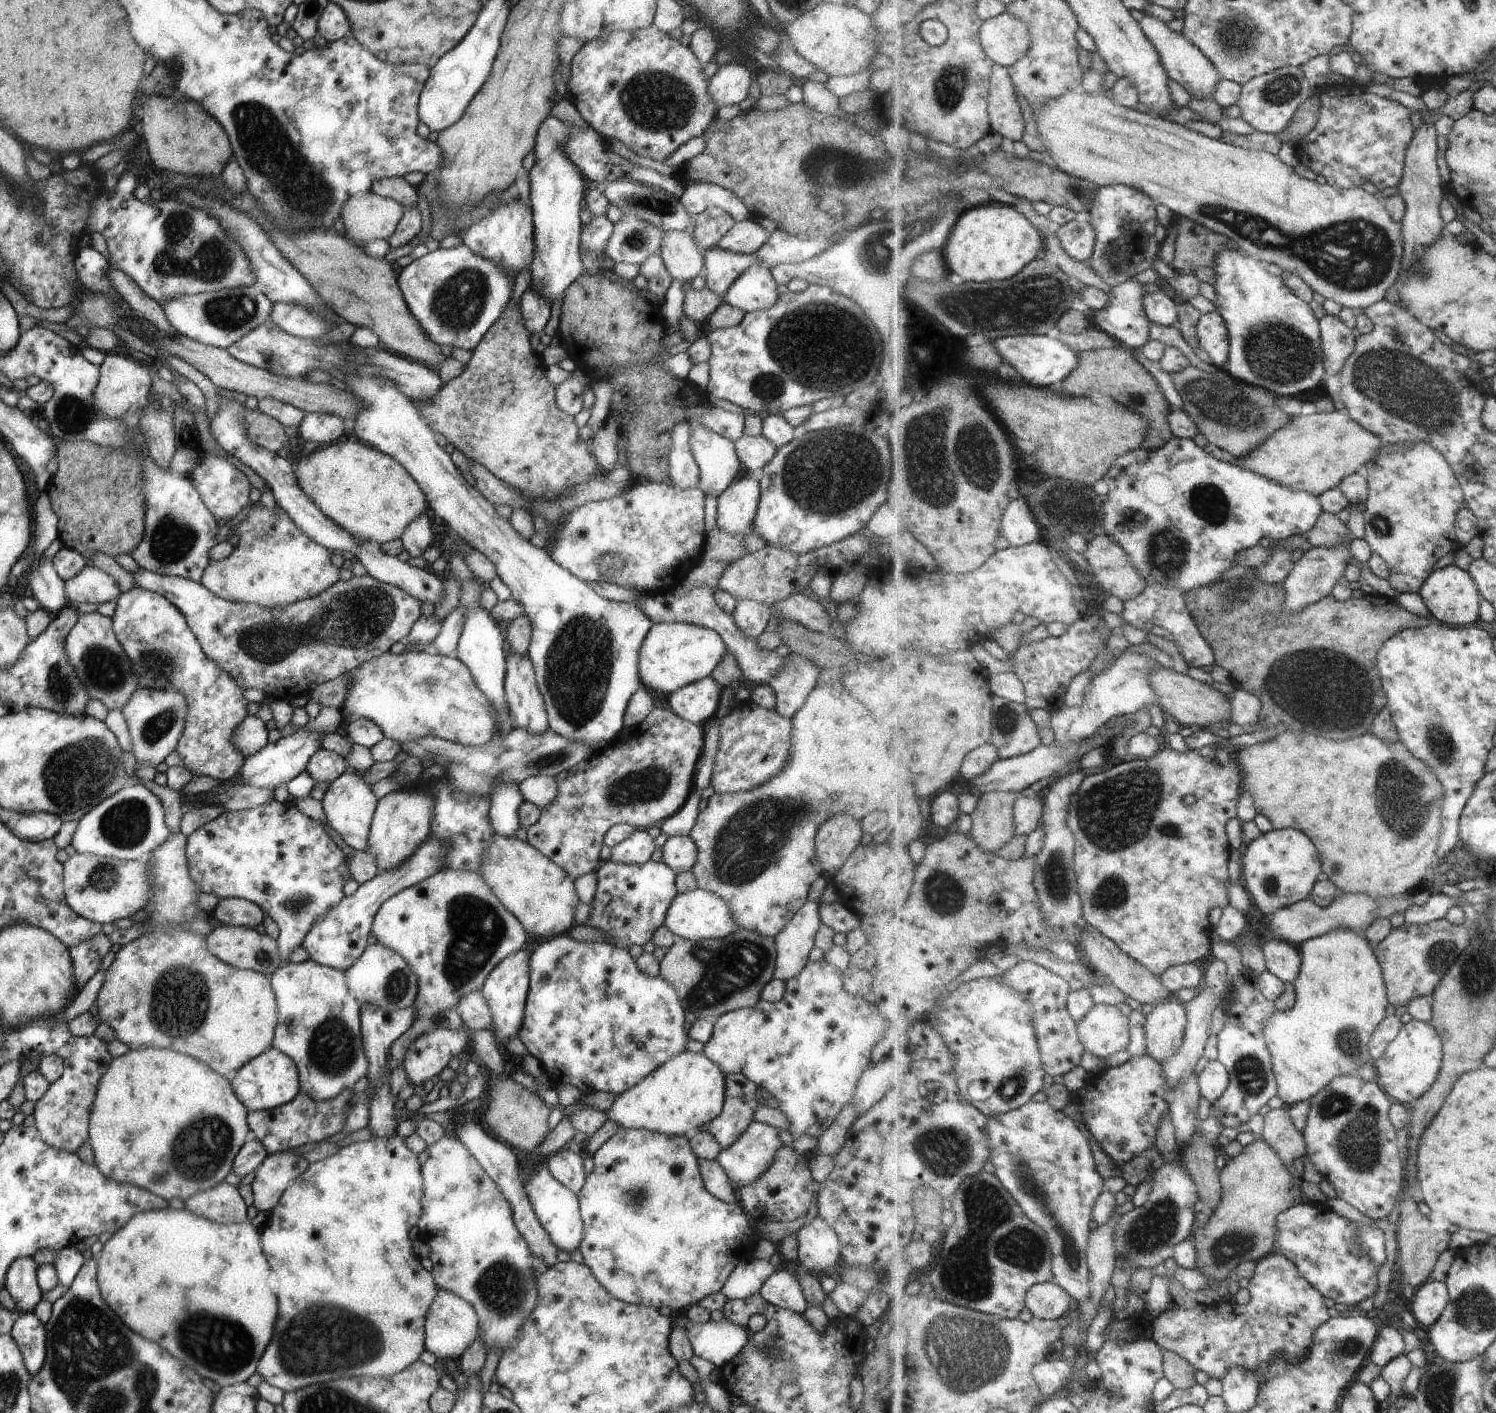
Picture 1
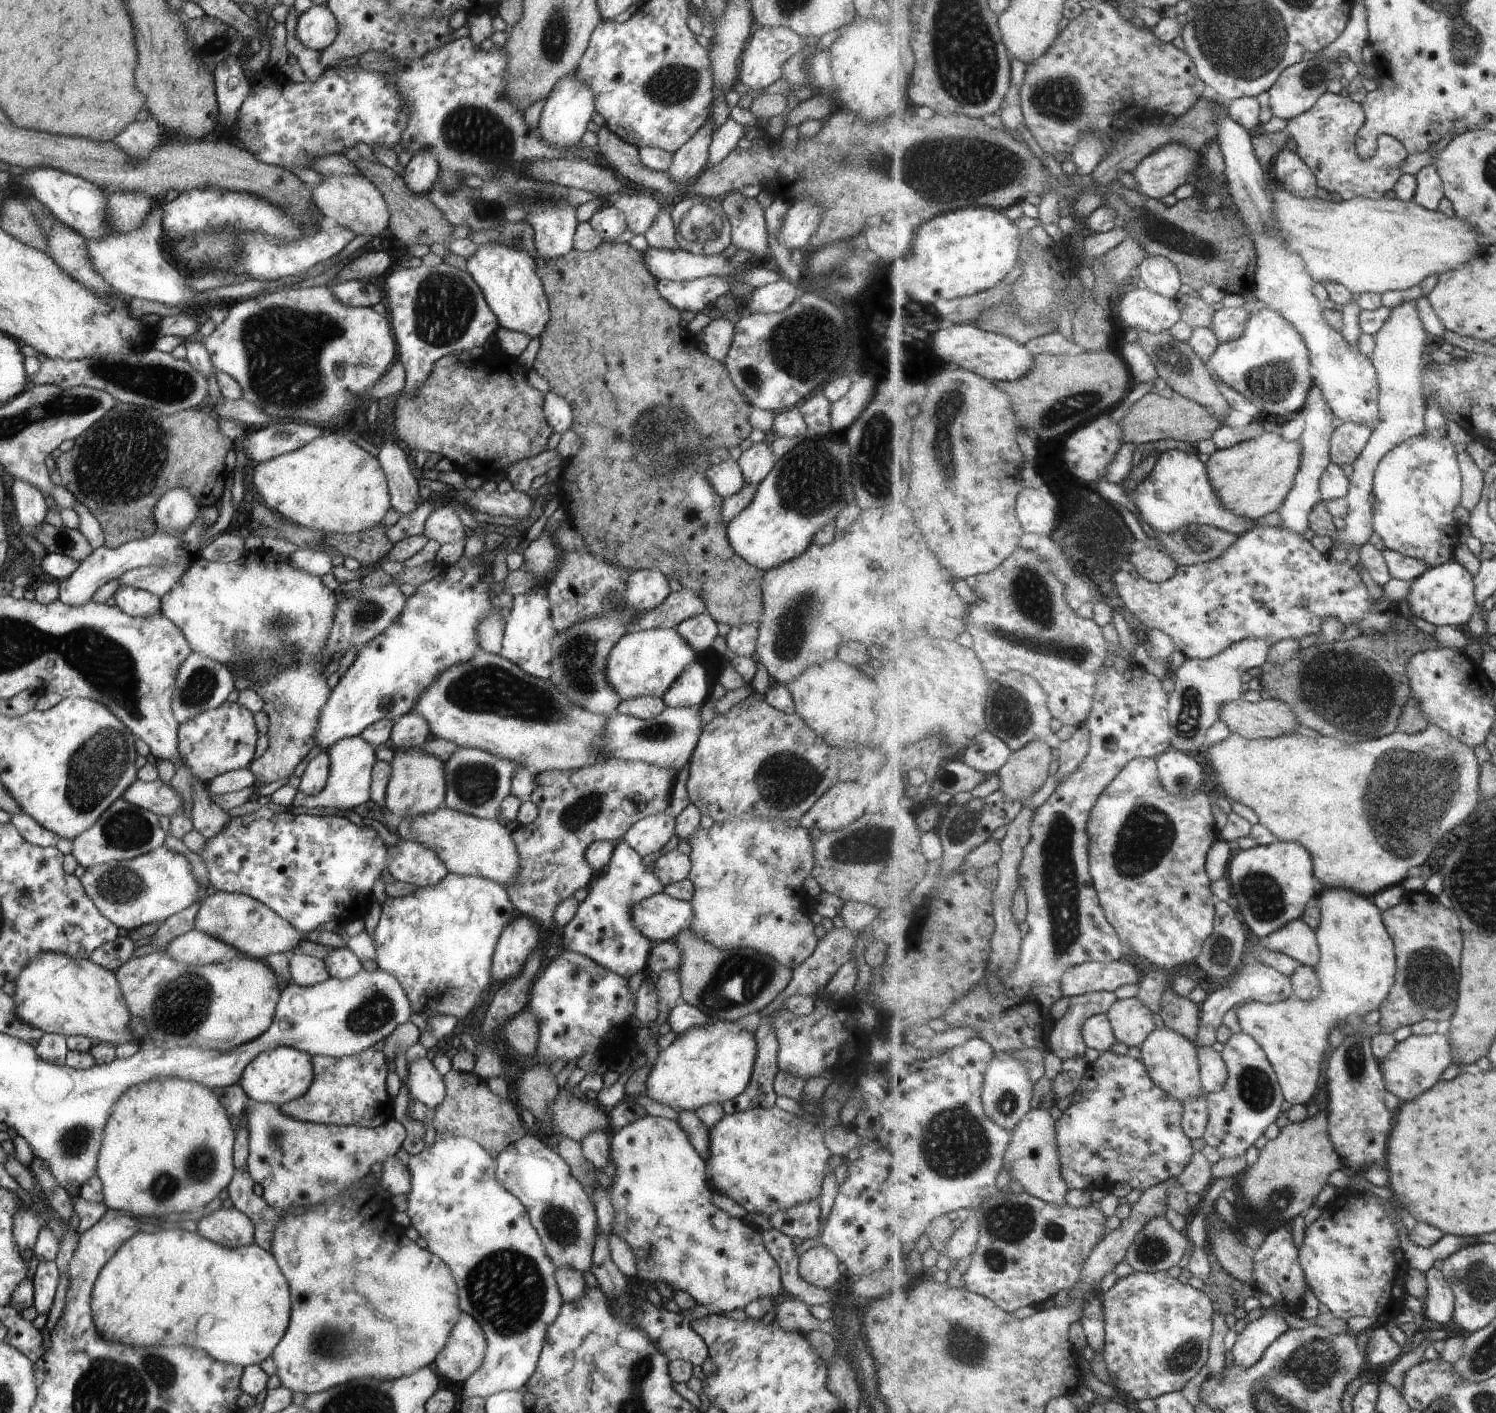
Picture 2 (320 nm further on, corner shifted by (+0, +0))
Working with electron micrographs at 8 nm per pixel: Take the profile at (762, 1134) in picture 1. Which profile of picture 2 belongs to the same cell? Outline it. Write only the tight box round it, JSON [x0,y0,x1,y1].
[704,1106,831,1216]

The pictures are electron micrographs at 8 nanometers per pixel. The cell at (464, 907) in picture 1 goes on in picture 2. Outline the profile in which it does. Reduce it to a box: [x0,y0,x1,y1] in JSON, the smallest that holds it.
[372,873,513,1020]

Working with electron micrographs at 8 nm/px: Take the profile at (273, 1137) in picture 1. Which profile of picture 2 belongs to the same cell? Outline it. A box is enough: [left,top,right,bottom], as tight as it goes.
[279,1047,392,1128]

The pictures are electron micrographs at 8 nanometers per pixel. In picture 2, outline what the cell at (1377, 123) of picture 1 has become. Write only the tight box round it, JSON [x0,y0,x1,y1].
[1287,92,1410,201]

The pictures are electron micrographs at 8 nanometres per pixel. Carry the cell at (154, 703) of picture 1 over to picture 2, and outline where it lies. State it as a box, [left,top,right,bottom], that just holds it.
[170,652,234,724]

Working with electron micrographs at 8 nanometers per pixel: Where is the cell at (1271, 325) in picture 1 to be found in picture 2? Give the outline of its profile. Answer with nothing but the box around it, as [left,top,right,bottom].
[1206,308,1315,416]

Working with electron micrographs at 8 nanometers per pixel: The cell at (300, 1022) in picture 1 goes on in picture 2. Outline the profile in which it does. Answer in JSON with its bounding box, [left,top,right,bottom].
[288,953,329,987]

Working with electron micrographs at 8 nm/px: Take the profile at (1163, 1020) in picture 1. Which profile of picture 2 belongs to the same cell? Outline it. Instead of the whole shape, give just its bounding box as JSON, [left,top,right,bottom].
[1140,1026,1206,1106]

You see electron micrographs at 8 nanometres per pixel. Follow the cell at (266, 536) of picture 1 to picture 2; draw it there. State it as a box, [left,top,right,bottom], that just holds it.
[160,546,336,785]

